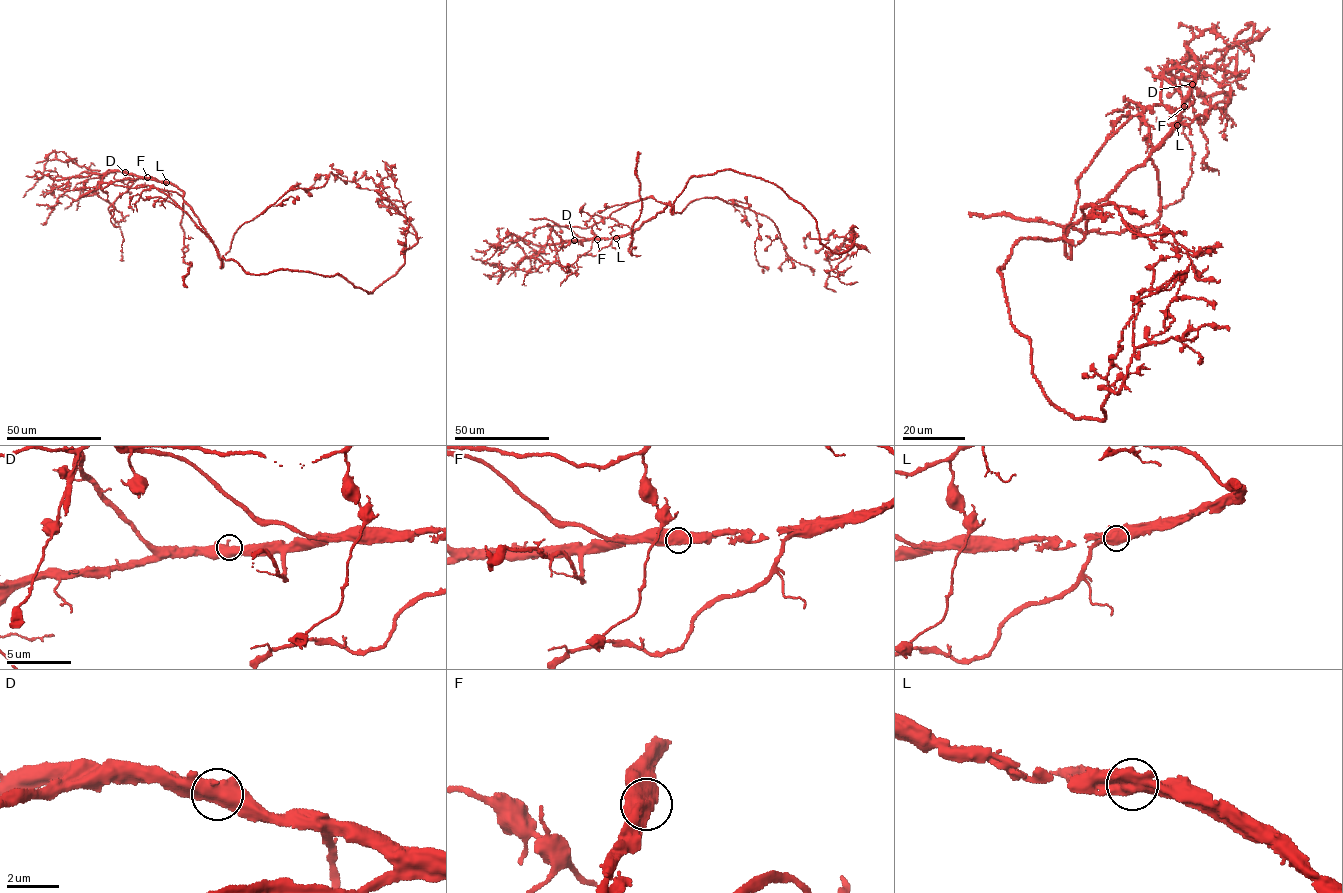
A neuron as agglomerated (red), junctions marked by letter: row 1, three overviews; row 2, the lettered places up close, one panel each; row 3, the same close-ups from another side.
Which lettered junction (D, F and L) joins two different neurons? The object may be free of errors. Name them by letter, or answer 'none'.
F

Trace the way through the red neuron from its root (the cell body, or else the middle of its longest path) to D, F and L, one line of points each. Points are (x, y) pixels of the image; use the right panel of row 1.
D: (1036, 238), (1068, 241), (1071, 258), (1078, 178), (1162, 104), (1164, 72), (1192, 84)
F: (1036, 238), (1068, 241), (1071, 258), (1064, 230), (1078, 178), (1100, 149), (1162, 104), (1164, 78), (1184, 106)
L: (1036, 238), (1068, 241), (1071, 258), (1065, 242), (1071, 226), (1085, 219), (1129, 171), (1142, 164), (1176, 125)

